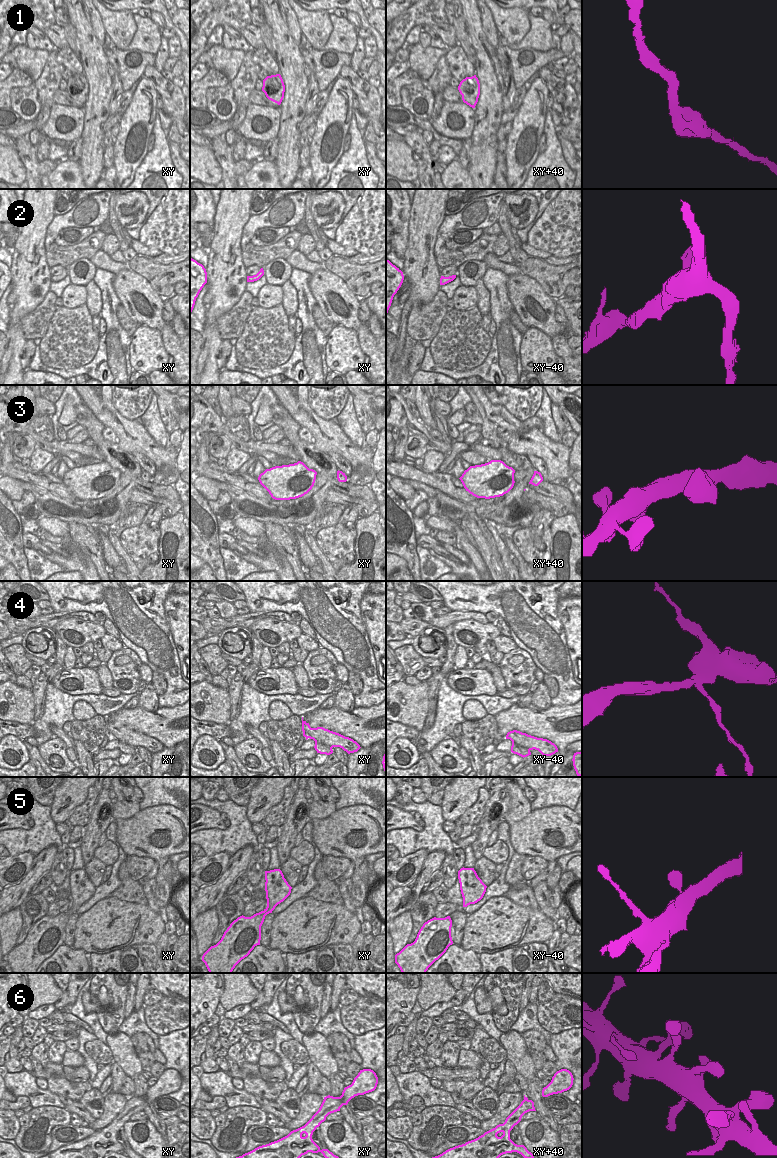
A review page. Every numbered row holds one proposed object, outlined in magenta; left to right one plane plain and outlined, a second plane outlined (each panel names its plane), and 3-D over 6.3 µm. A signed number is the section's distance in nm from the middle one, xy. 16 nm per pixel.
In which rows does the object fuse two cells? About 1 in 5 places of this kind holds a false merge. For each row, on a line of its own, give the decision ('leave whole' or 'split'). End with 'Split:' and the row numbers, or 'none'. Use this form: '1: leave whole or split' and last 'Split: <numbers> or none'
1: leave whole
2: leave whole
3: leave whole
4: split
5: leave whole
6: leave whole
Split: 4

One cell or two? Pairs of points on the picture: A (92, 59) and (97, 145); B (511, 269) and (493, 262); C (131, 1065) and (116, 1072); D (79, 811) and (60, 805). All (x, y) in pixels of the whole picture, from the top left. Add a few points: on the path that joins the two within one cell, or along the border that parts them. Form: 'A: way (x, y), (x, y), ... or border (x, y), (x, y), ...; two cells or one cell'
A: way (97, 80), (96, 124); one cell
B: way (507, 268), (497, 264); one cell
C: border (113, 1061), (127, 1075); two cells
D: border (87, 789), (86, 799), (67, 818); two cells

